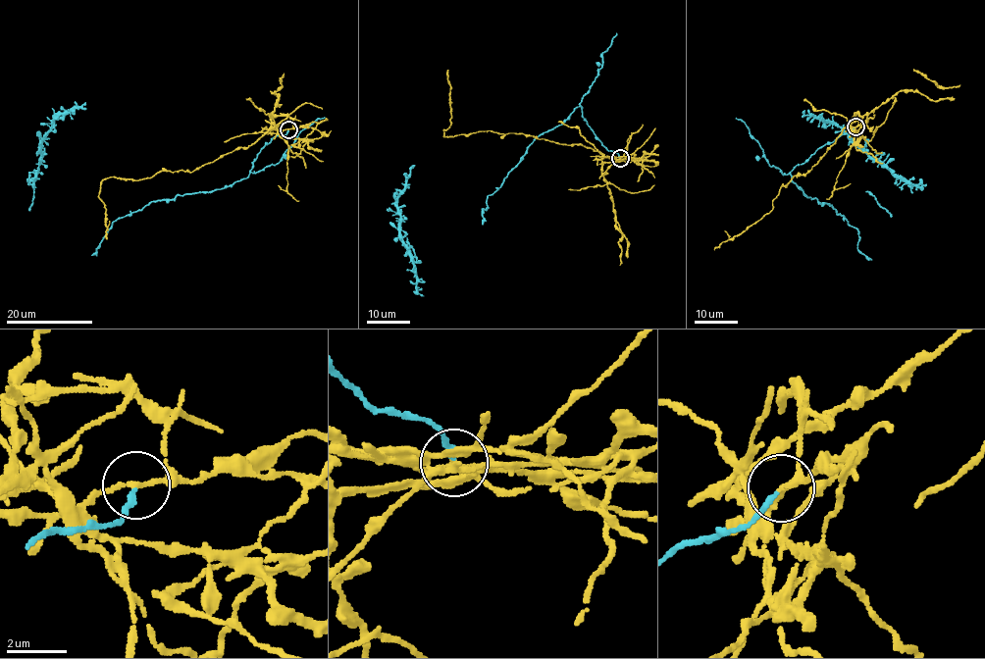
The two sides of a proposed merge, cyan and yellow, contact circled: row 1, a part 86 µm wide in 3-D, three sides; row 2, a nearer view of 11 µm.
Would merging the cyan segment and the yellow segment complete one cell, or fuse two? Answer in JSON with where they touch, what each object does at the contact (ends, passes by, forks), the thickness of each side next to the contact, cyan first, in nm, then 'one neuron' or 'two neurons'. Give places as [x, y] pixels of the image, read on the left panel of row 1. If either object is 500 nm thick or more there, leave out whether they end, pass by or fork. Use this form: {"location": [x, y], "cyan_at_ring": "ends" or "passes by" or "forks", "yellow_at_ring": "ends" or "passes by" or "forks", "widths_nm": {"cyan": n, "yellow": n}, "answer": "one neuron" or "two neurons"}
{"location": [288, 129], "cyan_at_ring": "ends", "yellow_at_ring": "passes by", "widths_nm": {"cyan": 170, "yellow": 150}, "answer": "two neurons"}

